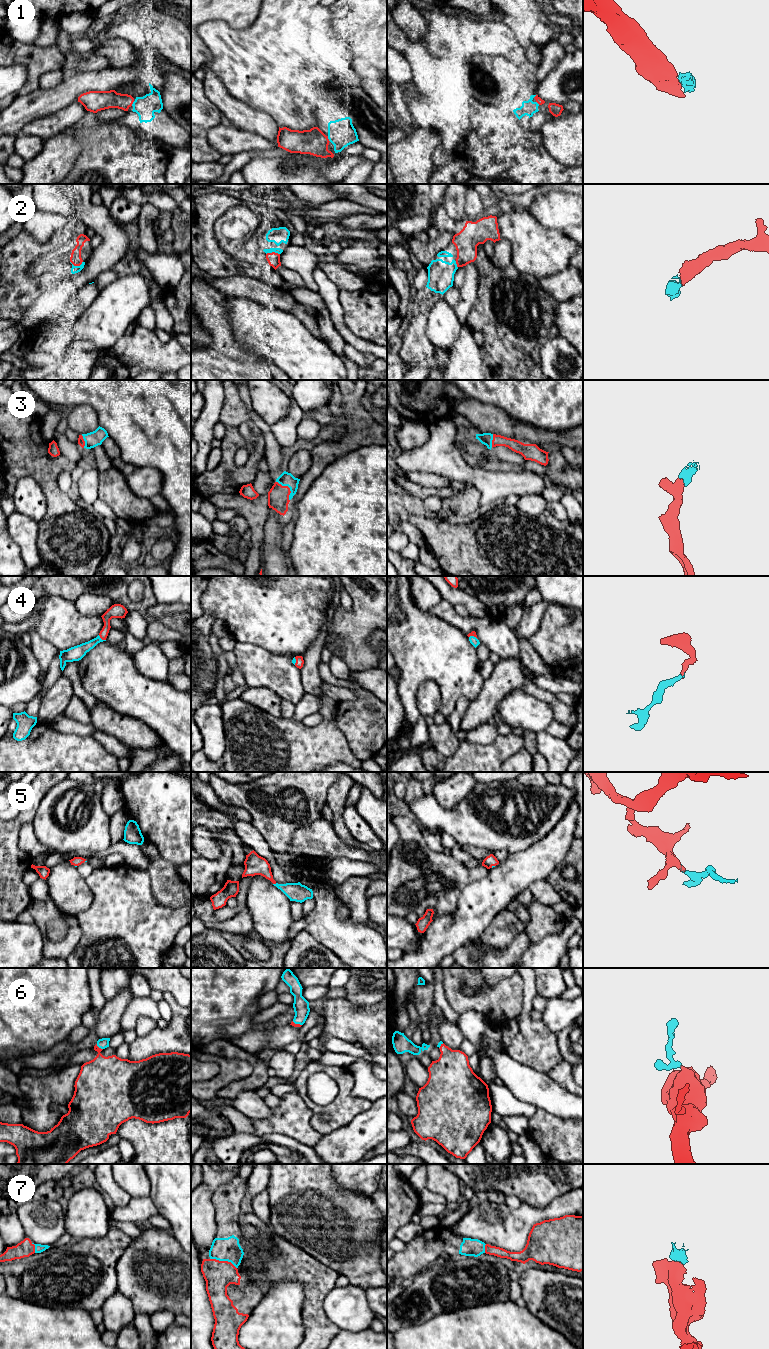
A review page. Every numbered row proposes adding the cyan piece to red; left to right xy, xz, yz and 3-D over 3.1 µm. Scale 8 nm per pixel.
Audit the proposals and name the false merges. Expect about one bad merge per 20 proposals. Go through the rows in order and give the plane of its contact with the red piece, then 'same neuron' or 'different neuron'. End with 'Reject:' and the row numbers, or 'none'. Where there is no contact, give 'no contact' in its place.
1: meets red in xz; same neuron
2: meets red in xy; same neuron
3: meets red in xz; same neuron
4: meets red in xy; same neuron
5: meets red in xz; same neuron
6: meets red in xy; same neuron
7: meets red in xz; same neuron
Reject: none

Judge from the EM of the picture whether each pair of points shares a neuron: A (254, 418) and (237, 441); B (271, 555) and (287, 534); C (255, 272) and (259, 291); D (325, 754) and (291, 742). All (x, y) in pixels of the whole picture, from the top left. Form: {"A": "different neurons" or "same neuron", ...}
{"A": "different neurons", "B": "different neurons", "C": "different neurons", "D": "same neuron"}

